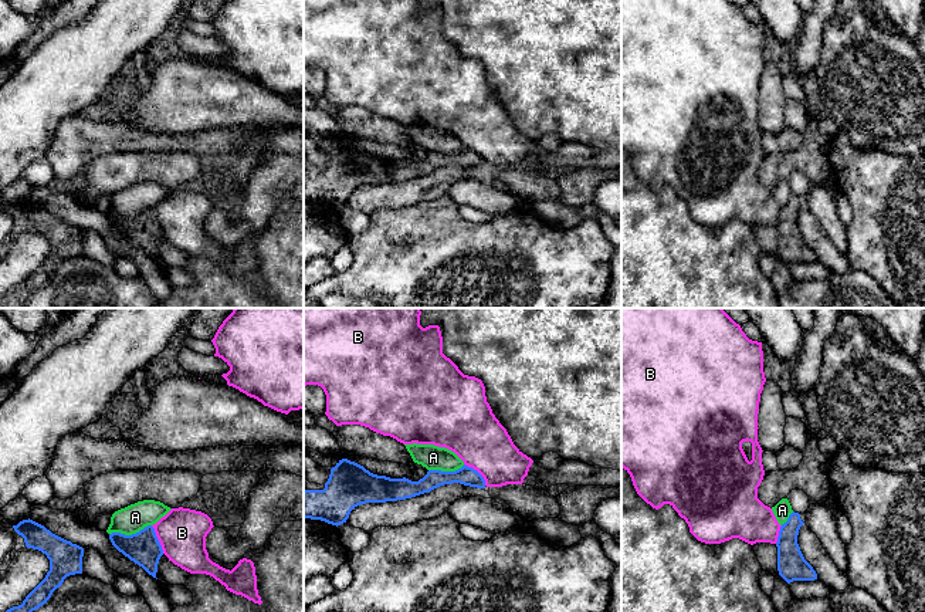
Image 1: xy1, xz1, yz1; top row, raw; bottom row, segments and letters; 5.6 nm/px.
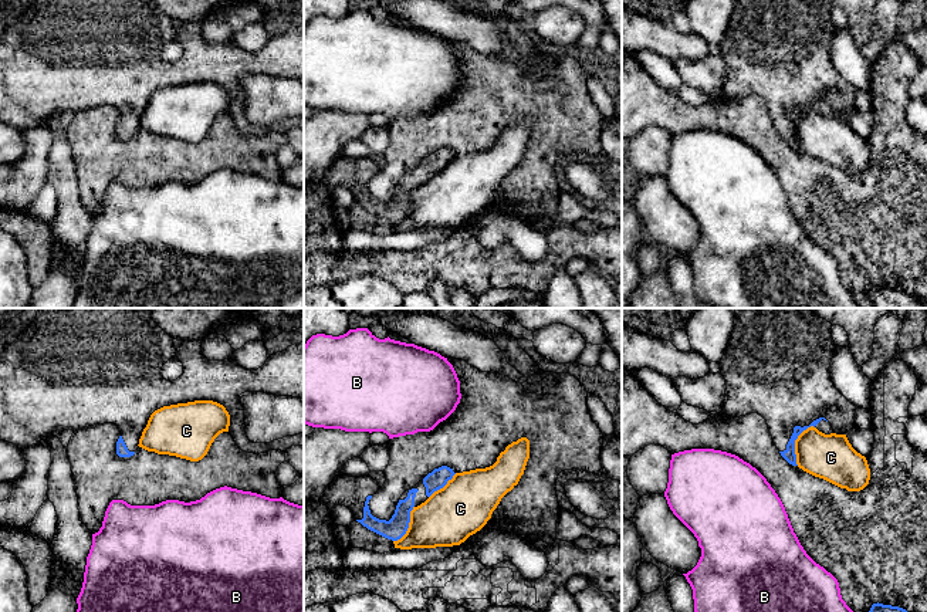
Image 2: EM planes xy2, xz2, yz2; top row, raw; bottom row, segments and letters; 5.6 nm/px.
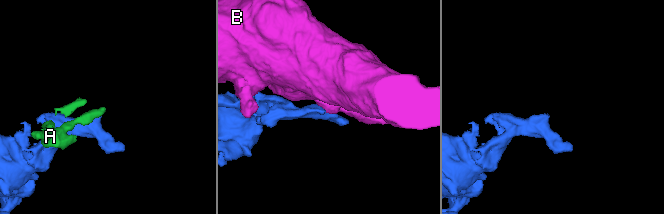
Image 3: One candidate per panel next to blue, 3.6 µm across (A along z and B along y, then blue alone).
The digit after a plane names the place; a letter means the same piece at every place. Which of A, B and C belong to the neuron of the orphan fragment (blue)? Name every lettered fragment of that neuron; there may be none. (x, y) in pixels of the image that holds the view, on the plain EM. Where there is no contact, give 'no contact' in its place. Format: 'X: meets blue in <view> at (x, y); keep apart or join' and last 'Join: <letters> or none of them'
A: meets blue in xy1 at (129, 217); keep apart
B: meets blue in xy1 at (158, 222); keep apart
C: meets blue in yz2 at (794, 125); keep apart
Join: none of them

